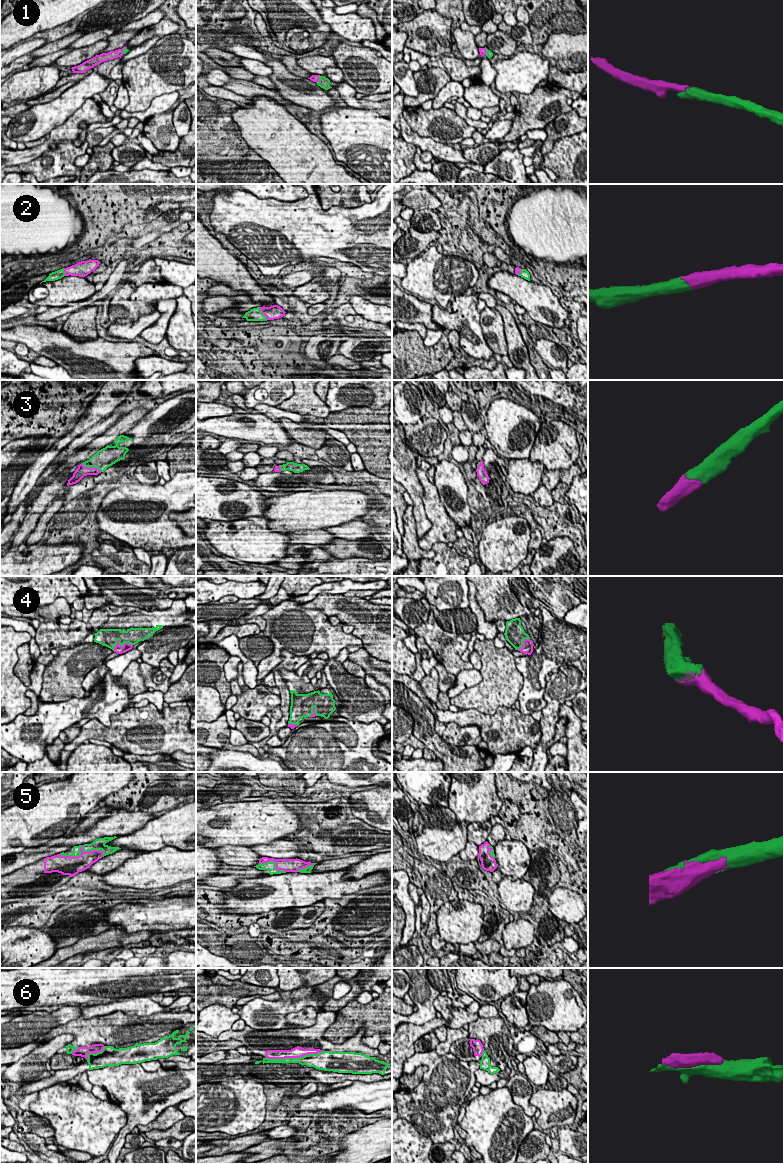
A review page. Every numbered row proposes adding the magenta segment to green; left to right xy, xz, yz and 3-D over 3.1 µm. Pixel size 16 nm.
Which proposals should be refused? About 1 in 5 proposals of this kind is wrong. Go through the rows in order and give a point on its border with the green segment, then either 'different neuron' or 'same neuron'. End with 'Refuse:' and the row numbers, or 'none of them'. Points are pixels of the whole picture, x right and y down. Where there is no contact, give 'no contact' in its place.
1: meets green in xz at (319, 79); same neuron
2: meets green in xz at (261, 313); same neuron
3: meets green in xy at (91, 466); same neuron
4: meets green in xy at (121, 646); same neuron
5: meets green in xy at (81, 852); same neuron
6: meets green in xz at (294, 1058); different neuron
Refuse: 6

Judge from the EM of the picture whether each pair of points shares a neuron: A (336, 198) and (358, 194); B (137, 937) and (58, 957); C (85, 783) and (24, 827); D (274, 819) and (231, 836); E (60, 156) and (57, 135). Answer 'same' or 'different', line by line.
A: same
B: same
C: same
D: same
E: different

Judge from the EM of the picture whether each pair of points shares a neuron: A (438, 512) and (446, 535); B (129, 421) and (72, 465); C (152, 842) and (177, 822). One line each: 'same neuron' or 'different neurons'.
A: same neuron
B: same neuron
C: same neuron

